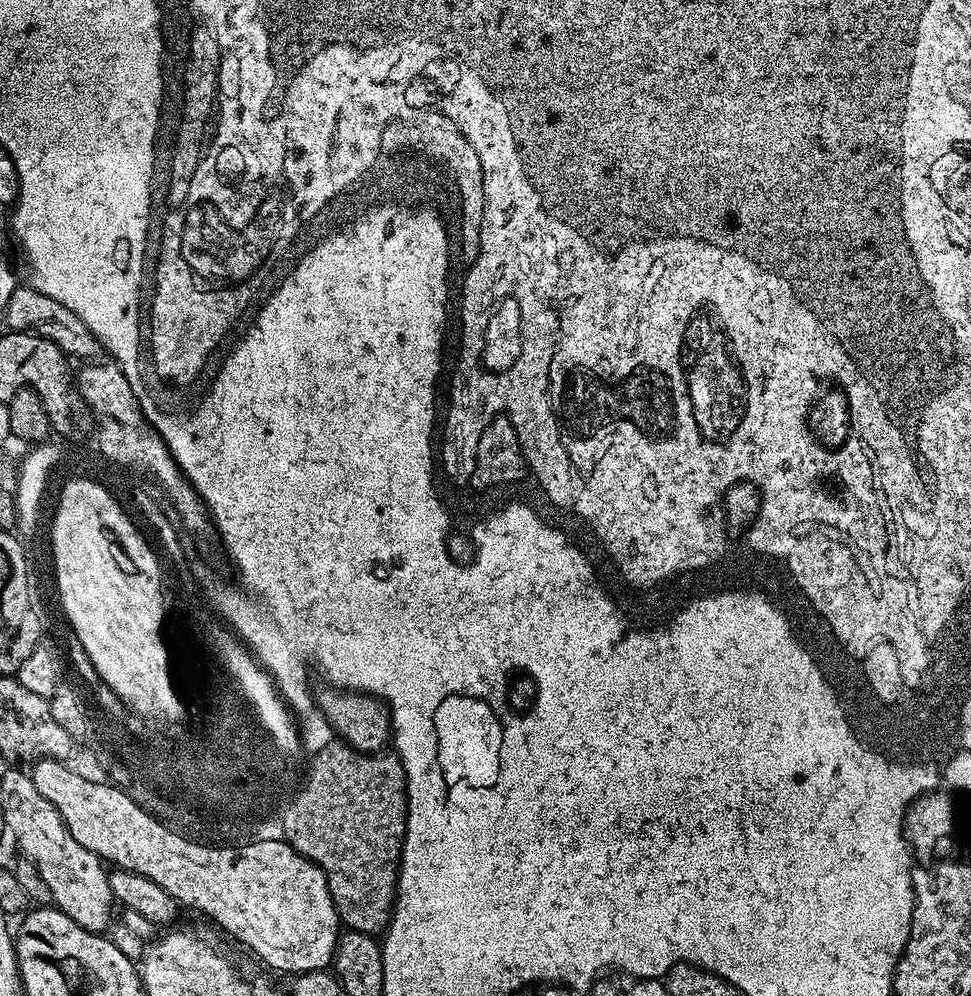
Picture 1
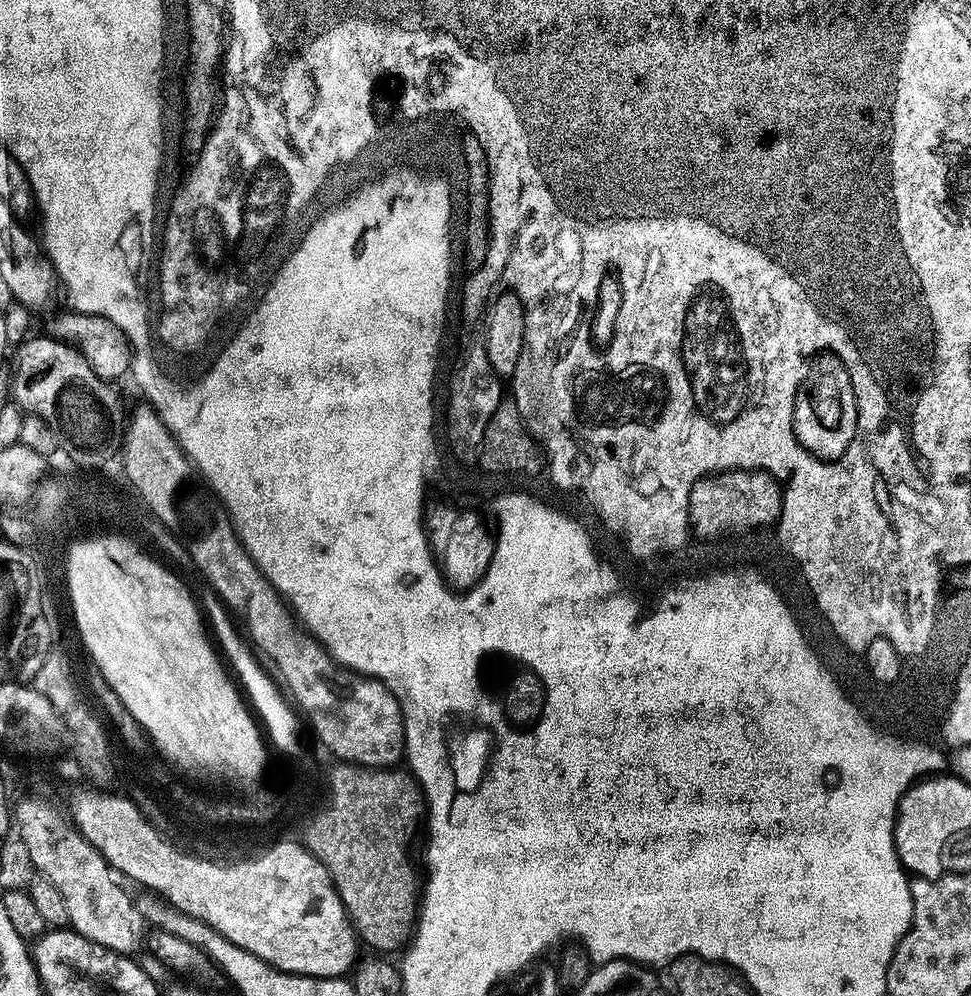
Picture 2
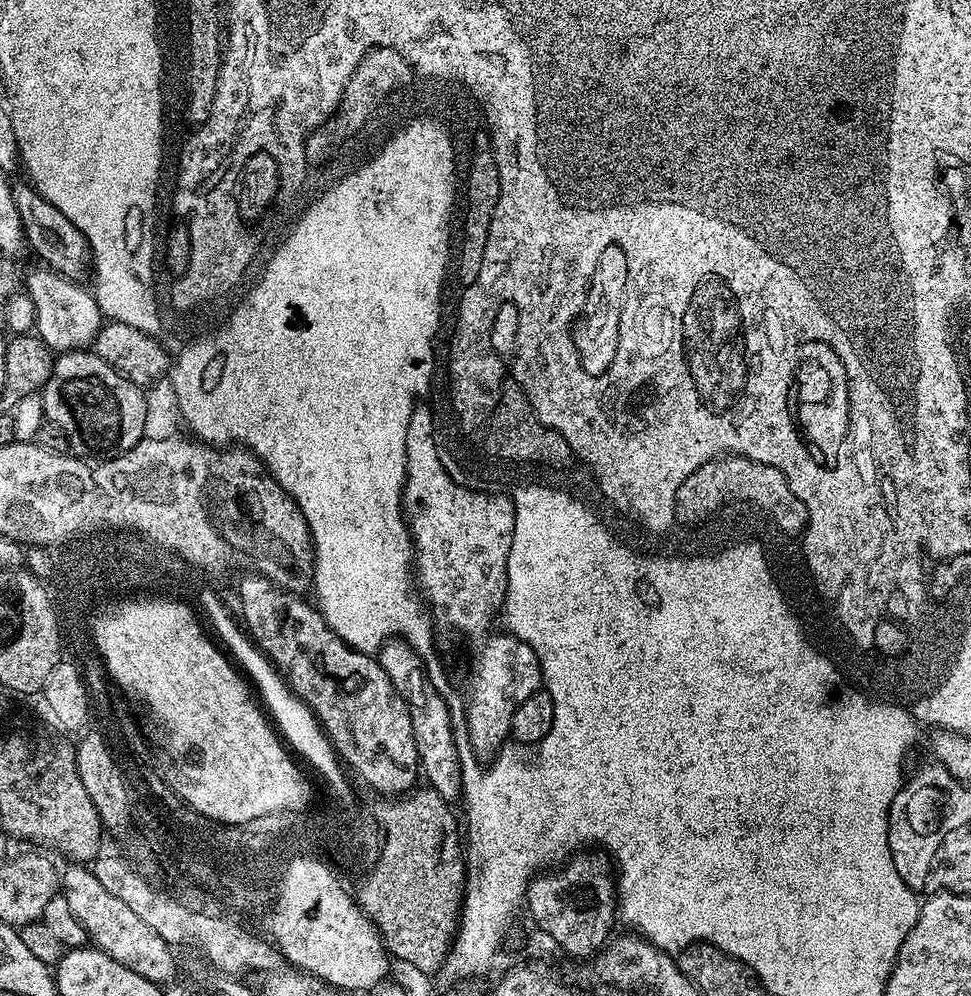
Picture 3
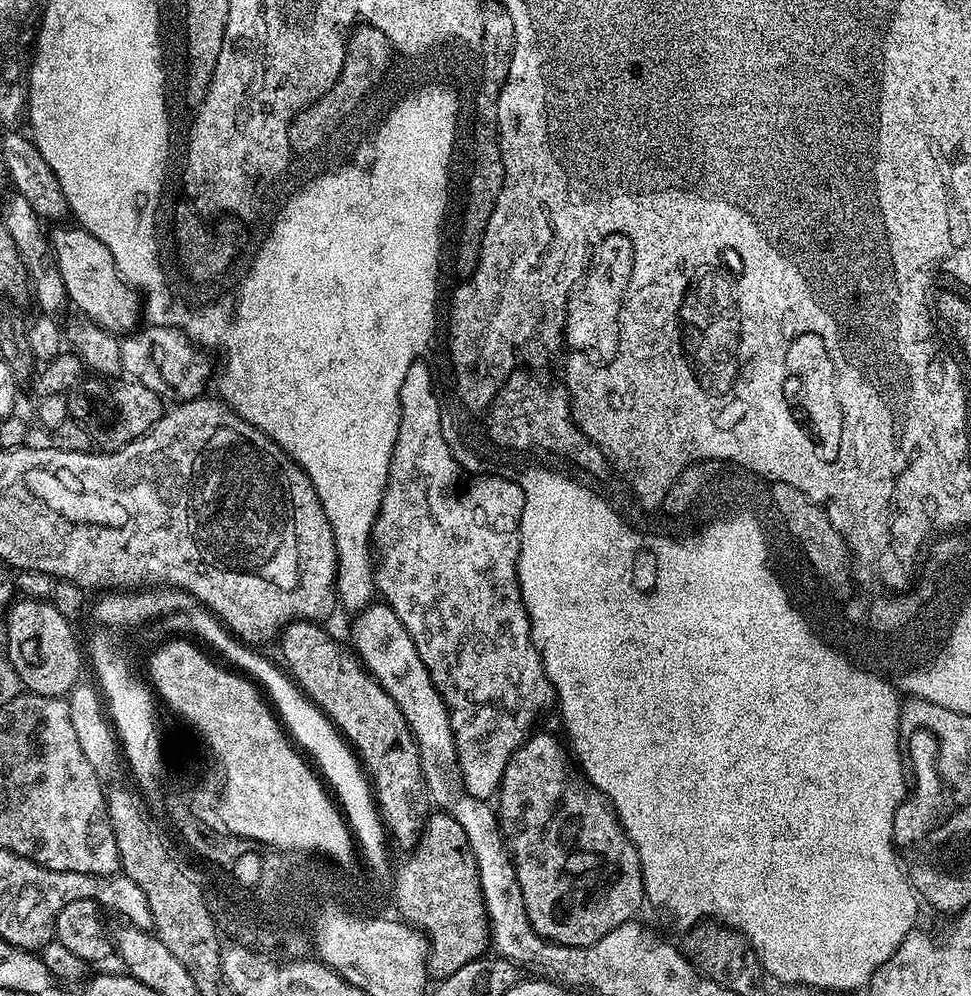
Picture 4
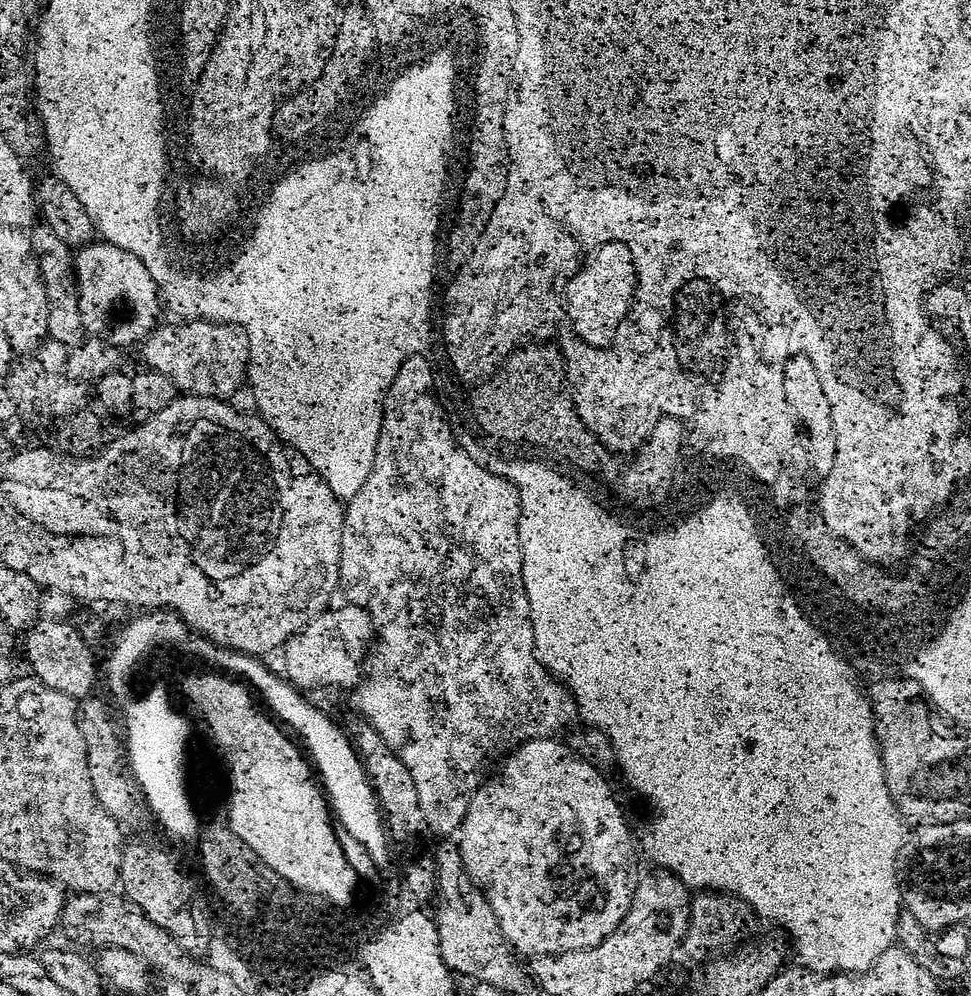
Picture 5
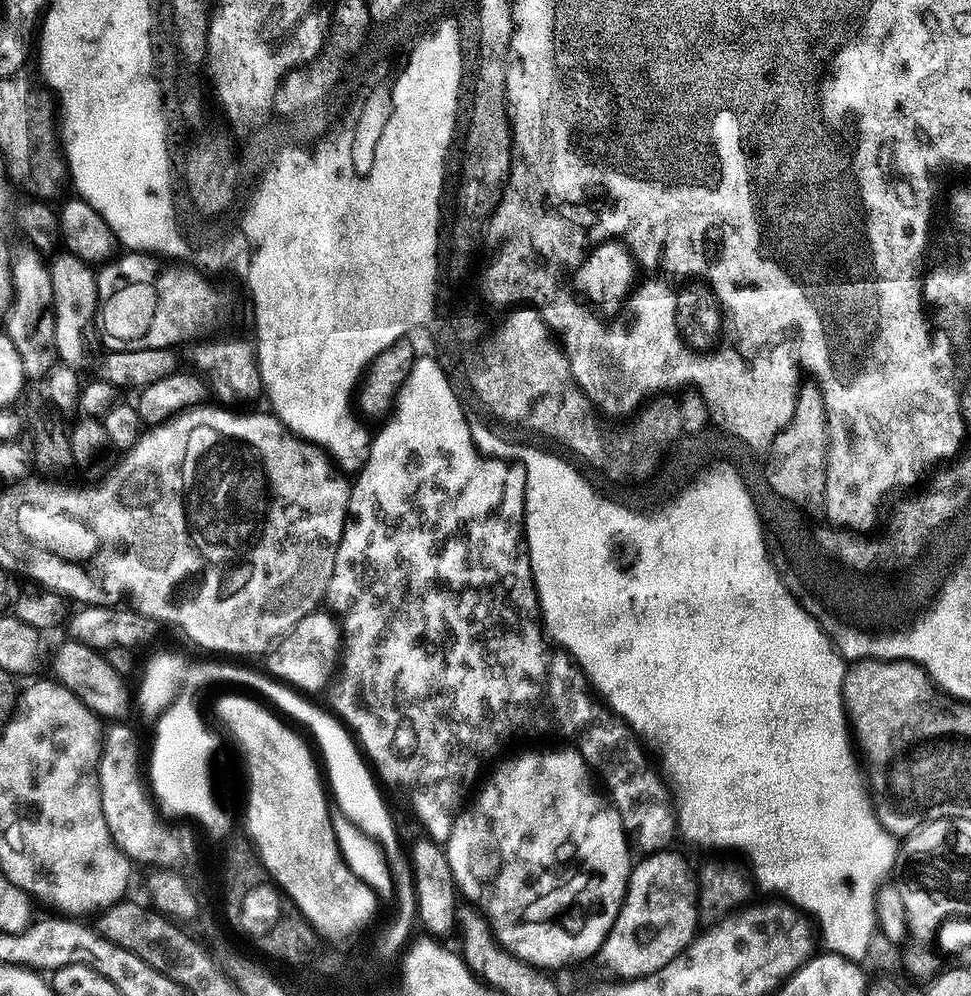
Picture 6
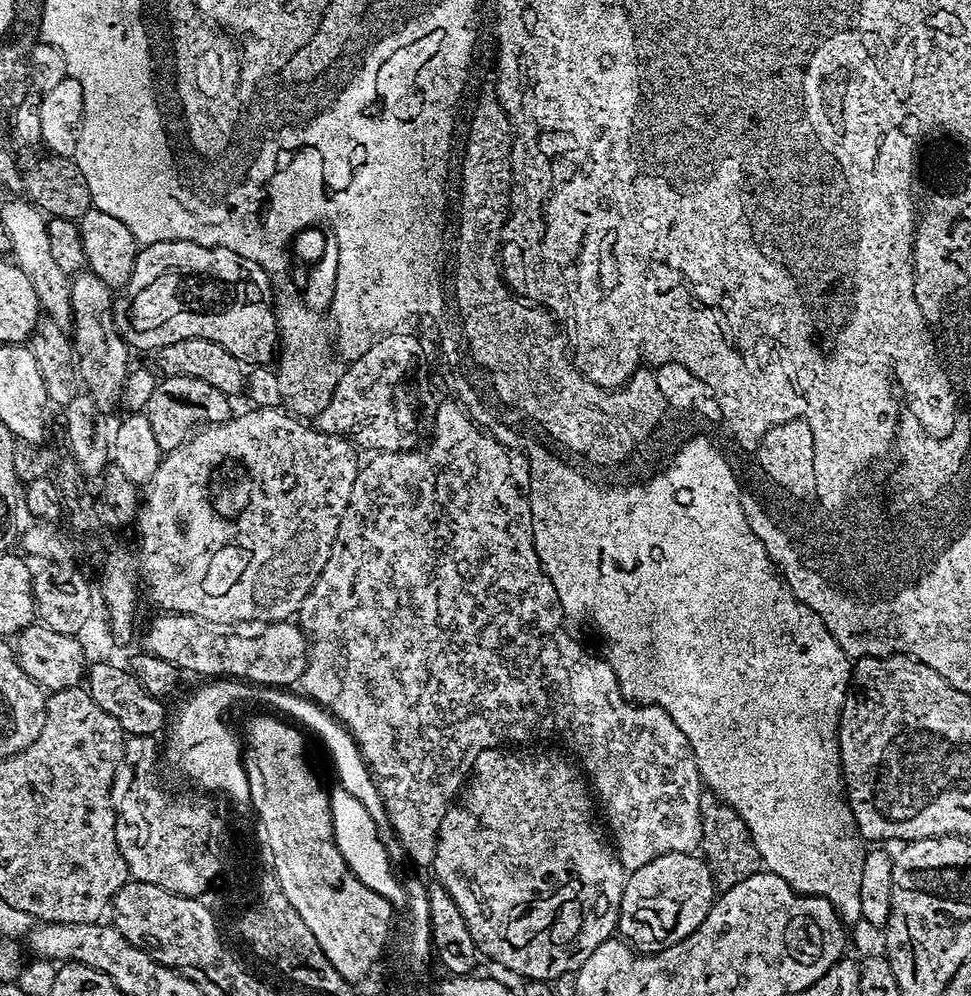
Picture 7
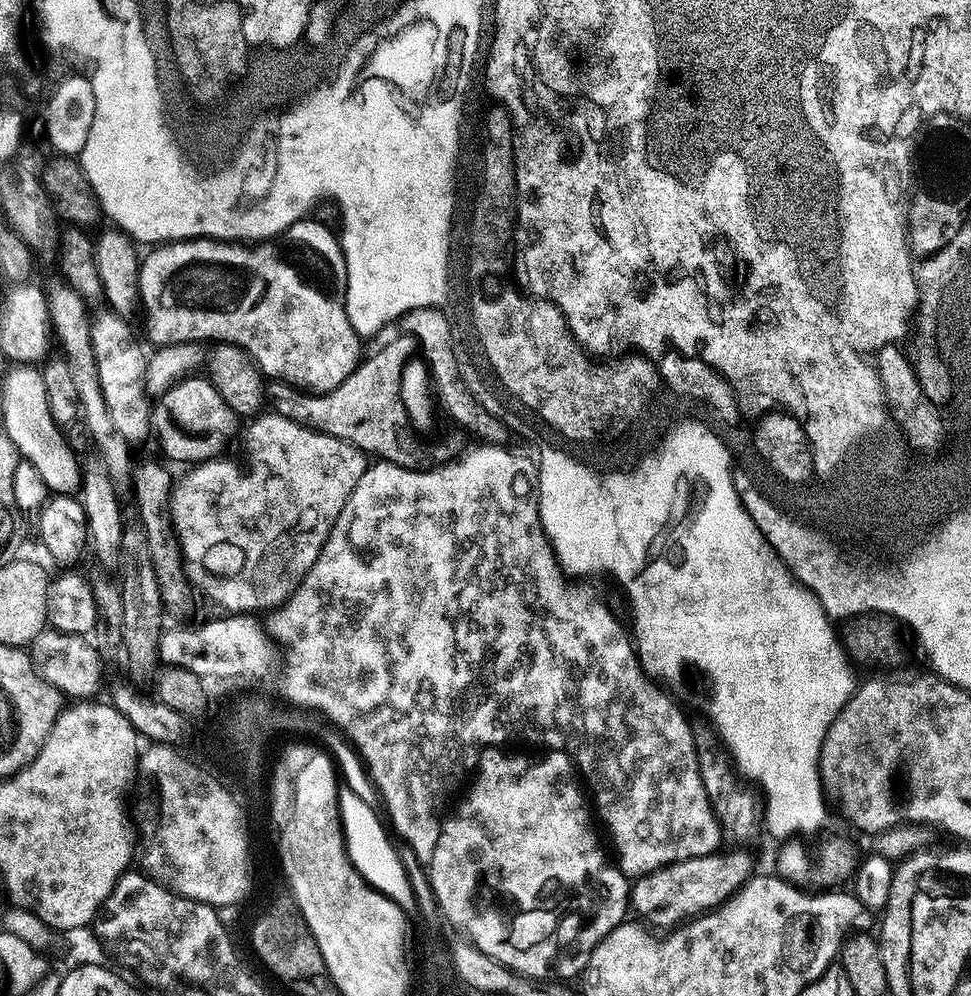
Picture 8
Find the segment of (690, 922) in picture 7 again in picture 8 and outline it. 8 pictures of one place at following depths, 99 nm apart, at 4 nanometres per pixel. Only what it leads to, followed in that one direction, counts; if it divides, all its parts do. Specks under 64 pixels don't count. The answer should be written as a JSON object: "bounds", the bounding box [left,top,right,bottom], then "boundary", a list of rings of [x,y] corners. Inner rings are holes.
{"bounds":[630,850,754,930],"boundary":[[[717,850],[710,856],[699,856],[690,860],[683,860],[677,864],[667,864],[665,868],[660,868],[656,872],[647,872],[646,875],[639,877],[630,888],[631,911],[633,913],[637,912],[641,916],[637,917],[641,921],[647,922],[653,929],[671,930],[685,923],[689,918],[695,918],[719,908],[725,900],[729,900],[754,874],[750,853],[724,851]]]}

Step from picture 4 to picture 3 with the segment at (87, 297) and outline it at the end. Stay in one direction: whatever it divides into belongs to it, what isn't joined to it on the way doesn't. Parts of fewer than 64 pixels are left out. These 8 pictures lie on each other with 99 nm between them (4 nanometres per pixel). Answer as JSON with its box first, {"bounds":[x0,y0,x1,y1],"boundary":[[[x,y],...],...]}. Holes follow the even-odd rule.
{"bounds":[12,178,92,281],"boundary":[[[24,178],[12,184],[14,206],[22,218],[22,230],[27,247],[33,248],[40,255],[41,265],[47,266],[66,279],[83,281],[83,276],[87,272],[89,275],[92,262],[92,249],[88,246],[88,240],[82,234],[82,230],[78,230],[78,226],[70,222],[66,214],[62,214],[59,203],[52,201],[51,204],[40,192],[43,191],[37,190]]]}

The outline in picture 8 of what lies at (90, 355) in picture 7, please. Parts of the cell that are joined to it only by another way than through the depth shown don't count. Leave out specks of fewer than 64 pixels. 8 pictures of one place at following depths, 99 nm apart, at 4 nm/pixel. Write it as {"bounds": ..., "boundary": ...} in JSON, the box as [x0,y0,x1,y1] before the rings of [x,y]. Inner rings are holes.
{"bounds":[92,310,152,442],"boundary":[[[104,310],[100,317],[92,320],[92,345],[98,362],[98,378],[114,426],[130,442],[144,440],[150,436],[152,408],[147,389],[144,388],[148,356],[132,333],[133,325],[111,310]]]}

